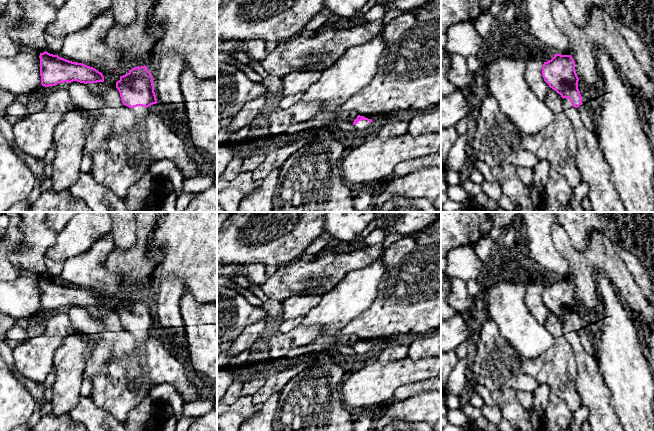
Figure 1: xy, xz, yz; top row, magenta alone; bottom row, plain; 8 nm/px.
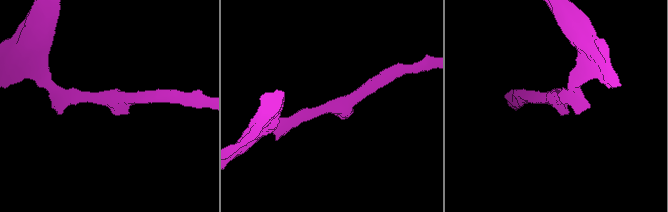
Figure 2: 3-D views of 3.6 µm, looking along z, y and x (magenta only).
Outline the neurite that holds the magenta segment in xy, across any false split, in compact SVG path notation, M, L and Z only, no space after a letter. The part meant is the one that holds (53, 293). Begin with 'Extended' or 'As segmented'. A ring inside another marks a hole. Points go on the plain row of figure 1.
As segmented. M47 275L40 277L39 282L42 310L49 311L73 305L84 308L104 306L101 296L85 288L66 284Z

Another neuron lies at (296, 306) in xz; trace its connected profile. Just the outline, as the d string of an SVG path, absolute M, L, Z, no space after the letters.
M296 295L282 302L282 320L290 320L304 317L310 310L316 307L321 299L321 295Z

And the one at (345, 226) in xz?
M327 212L325 233L332 234L338 242L356 240L374 218L374 212Z

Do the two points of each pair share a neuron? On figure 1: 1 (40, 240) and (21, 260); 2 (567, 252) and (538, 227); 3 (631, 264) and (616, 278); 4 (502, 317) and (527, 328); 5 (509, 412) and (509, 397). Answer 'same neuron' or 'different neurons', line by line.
1: same neuron
2: different neurons
3: different neurons
4: same neuron
5: same neuron

